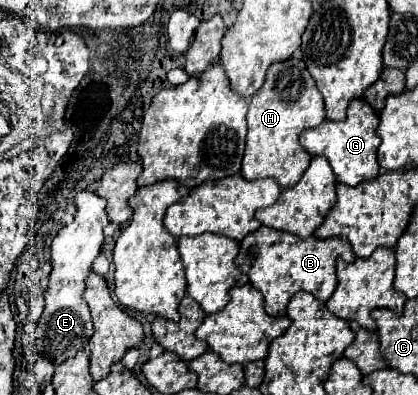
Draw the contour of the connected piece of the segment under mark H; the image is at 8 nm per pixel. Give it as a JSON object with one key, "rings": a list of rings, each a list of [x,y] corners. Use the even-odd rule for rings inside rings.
{"rings":[[[295,57],[273,63],[267,71],[263,87],[251,97],[249,103],[247,111],[249,131],[247,131],[247,147],[243,155],[241,175],[249,181],[273,177],[281,187],[293,187],[311,163],[311,155],[299,145],[299,133],[303,129],[319,125],[323,119],[325,119],[323,97],[313,77],[307,73],[305,65],[301,63],[301,67],[297,67]]]}

